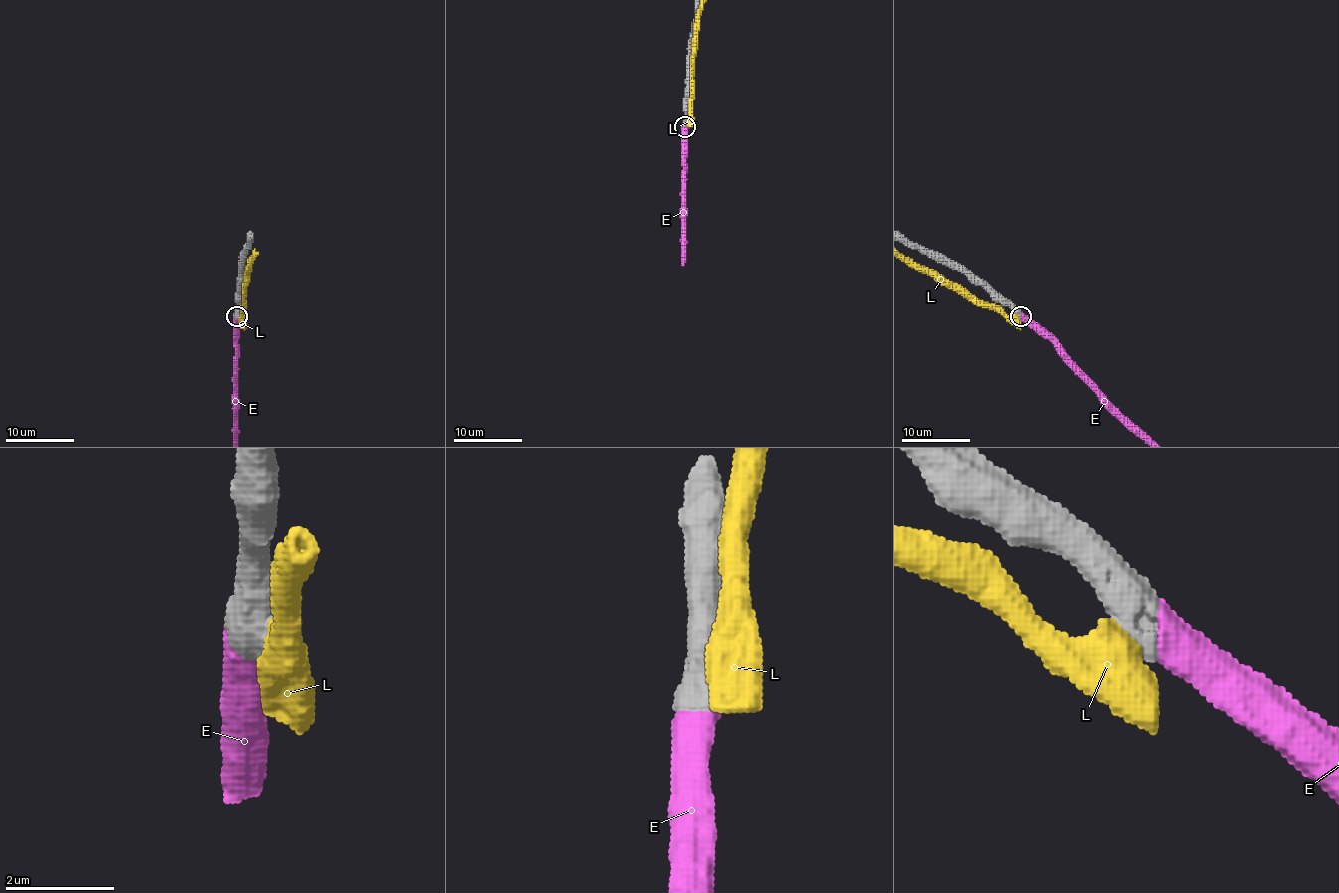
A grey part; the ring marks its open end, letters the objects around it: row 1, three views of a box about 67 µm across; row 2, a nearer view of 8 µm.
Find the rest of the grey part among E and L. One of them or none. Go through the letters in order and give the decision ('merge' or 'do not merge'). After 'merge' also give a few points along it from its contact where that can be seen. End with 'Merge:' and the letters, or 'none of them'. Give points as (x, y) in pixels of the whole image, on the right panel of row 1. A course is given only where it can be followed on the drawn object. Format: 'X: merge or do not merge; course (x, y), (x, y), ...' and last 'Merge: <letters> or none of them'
E: merge
L: do not merge
Merge: E

